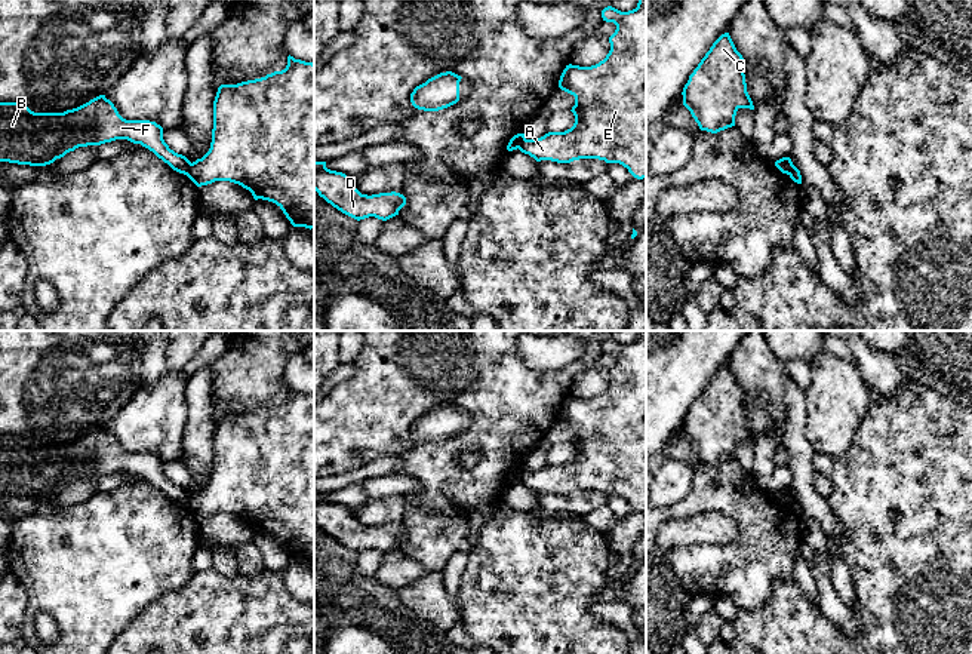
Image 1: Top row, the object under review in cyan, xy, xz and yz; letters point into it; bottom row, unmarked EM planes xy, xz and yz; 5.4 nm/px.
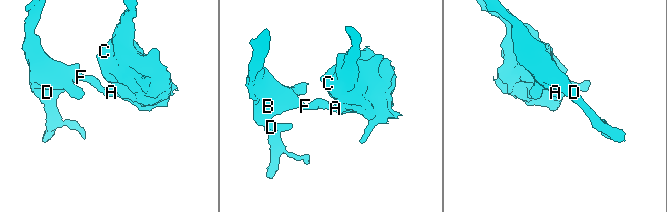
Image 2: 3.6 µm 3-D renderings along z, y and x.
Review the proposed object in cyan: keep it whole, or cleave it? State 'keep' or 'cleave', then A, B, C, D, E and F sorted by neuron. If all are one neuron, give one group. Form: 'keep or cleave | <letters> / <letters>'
cleave | A C E / B D F

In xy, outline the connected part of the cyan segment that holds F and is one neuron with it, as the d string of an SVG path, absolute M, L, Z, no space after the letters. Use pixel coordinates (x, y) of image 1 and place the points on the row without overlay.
M105 427L64 445L34 445L25 436L0 435L0 494L46 498L79 479L116 472L141 476L179 506L191 500L164 475L160 457L123 451Z

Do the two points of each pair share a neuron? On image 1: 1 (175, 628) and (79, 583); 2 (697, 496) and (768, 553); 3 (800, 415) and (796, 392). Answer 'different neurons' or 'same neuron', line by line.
1: different neurons
2: same neuron
3: same neuron

